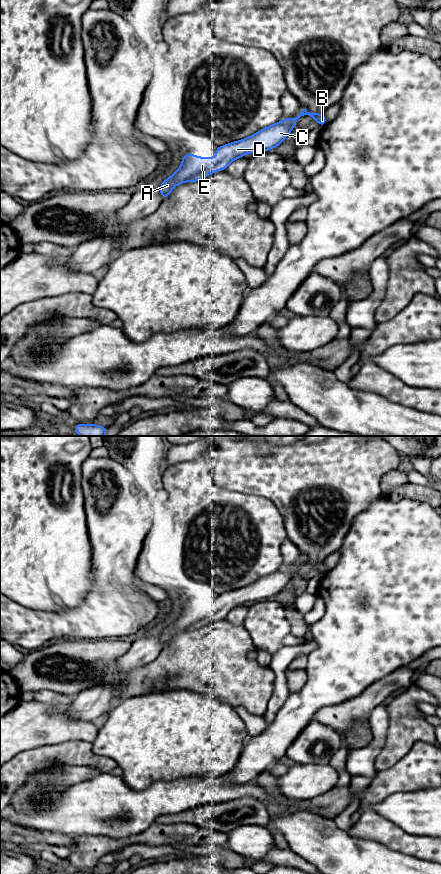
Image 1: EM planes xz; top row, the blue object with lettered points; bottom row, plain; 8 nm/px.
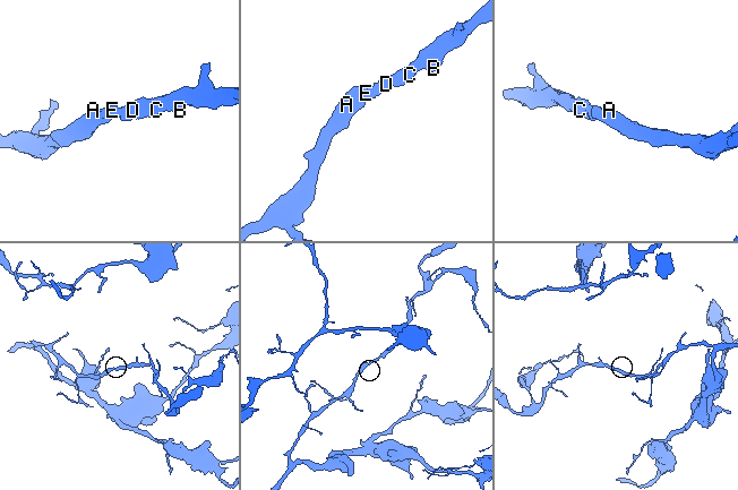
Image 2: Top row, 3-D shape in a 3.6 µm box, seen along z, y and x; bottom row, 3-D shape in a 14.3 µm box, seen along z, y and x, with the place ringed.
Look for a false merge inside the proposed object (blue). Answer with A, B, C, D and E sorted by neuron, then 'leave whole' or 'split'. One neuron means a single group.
A B C D E; leave whole

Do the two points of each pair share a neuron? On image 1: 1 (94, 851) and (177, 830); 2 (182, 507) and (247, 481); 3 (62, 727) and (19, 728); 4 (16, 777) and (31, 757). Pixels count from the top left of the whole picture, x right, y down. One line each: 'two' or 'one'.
1: one
2: two
3: one
4: one

